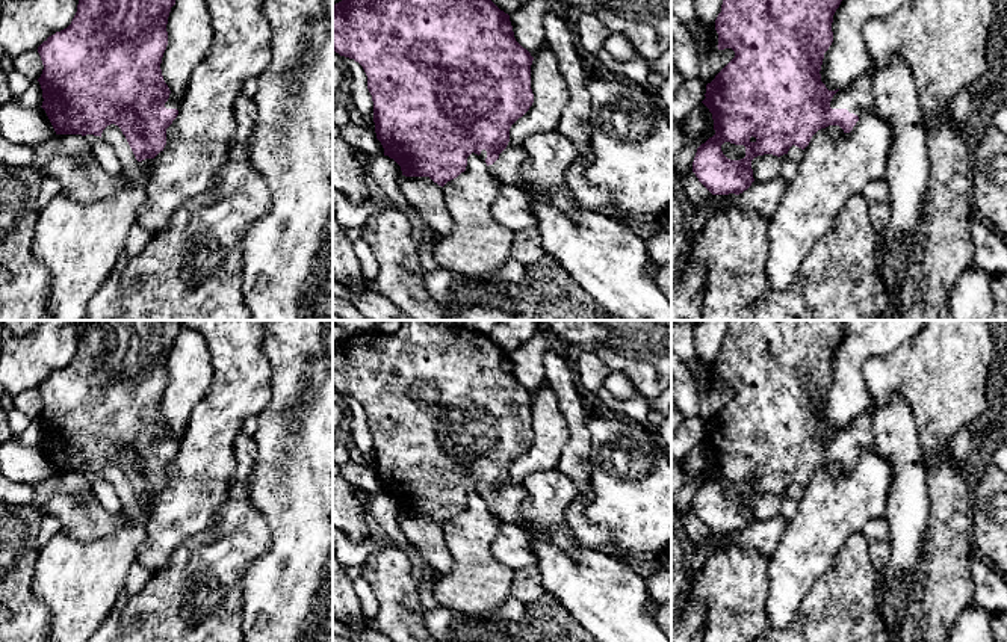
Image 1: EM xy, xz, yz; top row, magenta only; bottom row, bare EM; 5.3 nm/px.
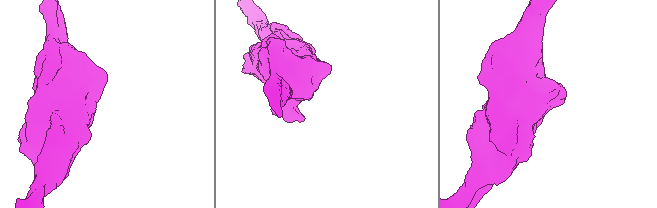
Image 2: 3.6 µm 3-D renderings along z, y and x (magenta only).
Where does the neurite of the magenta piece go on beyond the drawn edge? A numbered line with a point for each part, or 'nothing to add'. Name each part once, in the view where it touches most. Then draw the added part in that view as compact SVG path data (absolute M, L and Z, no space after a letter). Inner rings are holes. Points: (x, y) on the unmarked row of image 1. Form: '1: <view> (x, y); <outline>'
1: yz (858, 434); M865 409L854 417L848 424L839 427L832 440L832 447L847 447L850 452L860 455L860 450L872 446L872 412Z

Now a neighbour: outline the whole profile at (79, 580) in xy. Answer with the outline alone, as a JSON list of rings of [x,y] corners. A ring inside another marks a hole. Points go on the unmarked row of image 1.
[[[151,498],[139,500],[142,517],[138,520],[133,520],[125,511],[115,514],[124,520],[124,524],[112,535],[80,541],[67,529],[60,529],[39,551],[35,563],[33,592],[50,612],[47,642],[88,642],[107,619],[124,589],[132,565],[138,560],[139,547],[145,539]]]

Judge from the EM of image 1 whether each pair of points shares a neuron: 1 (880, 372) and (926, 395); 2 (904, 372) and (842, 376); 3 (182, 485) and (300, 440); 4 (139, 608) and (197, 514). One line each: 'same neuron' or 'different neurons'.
1: same neuron
2: different neurons
3: different neurons
4: different neurons

